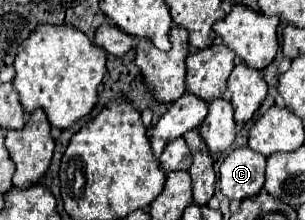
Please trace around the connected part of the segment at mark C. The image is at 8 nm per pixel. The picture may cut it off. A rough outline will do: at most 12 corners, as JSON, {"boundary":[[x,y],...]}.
{"boundary":[[251,147],[231,151],[219,167],[227,199],[263,189],[265,157]]}

